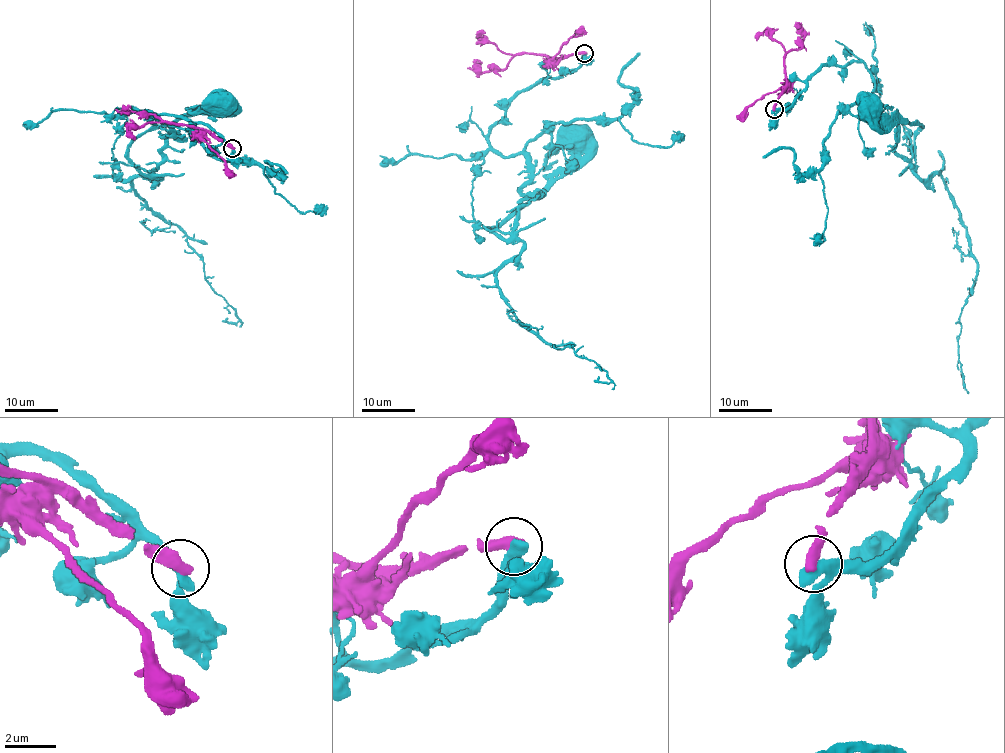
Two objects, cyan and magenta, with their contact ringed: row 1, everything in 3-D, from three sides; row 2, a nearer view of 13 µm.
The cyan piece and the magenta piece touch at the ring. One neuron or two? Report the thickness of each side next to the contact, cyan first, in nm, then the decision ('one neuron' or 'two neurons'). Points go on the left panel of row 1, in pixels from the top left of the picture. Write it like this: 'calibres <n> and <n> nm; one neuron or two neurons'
calibres 400 and 550 nm; two neurons

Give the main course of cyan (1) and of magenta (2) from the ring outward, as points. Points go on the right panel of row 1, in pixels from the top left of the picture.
1: (774, 110), (791, 106), (824, 64), (862, 63), (913, 144), (921, 125), (871, 105)
2: (774, 109), (786, 84), (785, 49), (765, 31), (756, 41)

